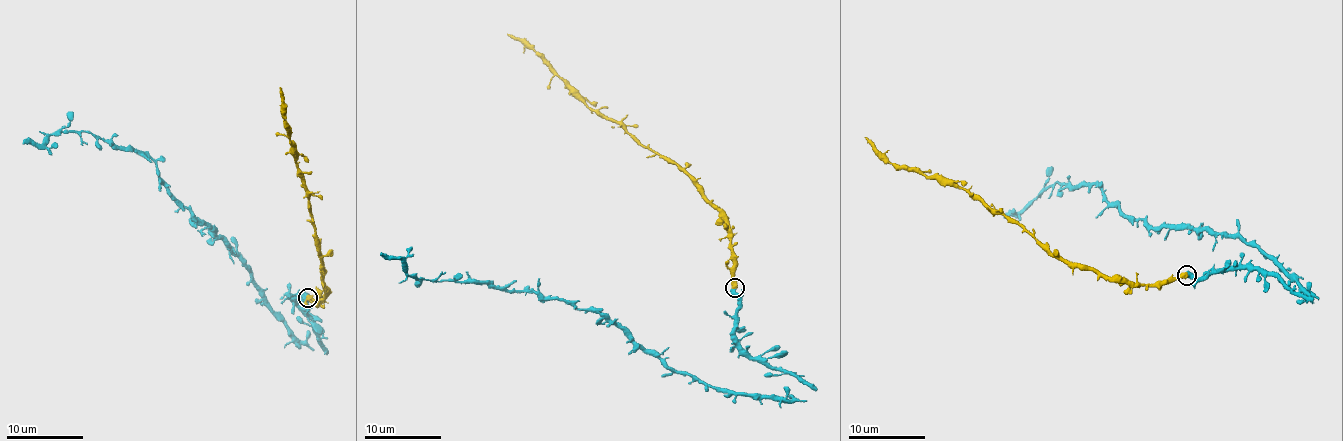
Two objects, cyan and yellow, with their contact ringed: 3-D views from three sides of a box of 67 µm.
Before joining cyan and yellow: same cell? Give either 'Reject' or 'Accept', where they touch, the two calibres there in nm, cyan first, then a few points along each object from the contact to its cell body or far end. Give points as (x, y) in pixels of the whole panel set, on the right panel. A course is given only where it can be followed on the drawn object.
Accept. Place: (1186, 275). Thickness 550 nm (cyan) against 550 nm. Course of cyan: (1186, 276), (1265, 270), (1319, 299), (1236, 237), (1157, 229), (1125, 216), (1093, 184), (1045, 187), (1003, 218). Course of yellow: (1186, 276), (1151, 285), (1112, 281), (1097, 270), (1071, 264), (964, 189), (923, 172), (902, 169), (865, 137)

